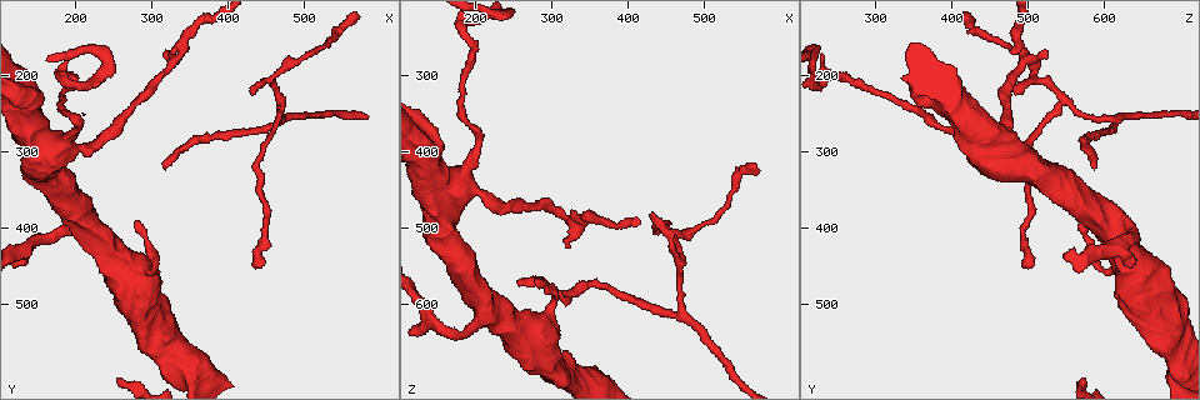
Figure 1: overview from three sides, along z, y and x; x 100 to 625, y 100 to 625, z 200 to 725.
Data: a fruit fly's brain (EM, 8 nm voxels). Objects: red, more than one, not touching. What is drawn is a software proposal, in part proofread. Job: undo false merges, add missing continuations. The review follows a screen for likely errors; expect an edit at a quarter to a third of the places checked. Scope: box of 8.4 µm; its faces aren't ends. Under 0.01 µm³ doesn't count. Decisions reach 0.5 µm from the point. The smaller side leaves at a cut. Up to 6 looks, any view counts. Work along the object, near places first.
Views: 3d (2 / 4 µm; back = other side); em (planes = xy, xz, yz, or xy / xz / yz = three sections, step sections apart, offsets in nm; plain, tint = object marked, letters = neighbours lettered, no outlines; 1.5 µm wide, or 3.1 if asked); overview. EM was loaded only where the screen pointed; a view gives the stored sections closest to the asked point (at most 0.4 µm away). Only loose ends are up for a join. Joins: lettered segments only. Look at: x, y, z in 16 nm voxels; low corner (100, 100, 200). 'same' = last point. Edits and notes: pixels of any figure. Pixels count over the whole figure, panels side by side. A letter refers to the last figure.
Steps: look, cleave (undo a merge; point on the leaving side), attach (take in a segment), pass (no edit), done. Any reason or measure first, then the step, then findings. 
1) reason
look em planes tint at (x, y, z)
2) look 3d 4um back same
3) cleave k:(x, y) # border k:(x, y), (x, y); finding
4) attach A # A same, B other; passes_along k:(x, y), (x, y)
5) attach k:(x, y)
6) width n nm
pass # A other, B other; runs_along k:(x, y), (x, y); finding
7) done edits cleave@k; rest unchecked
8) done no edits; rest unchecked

calibre changes
look em xz step 8 tint at (190, 300, 450)

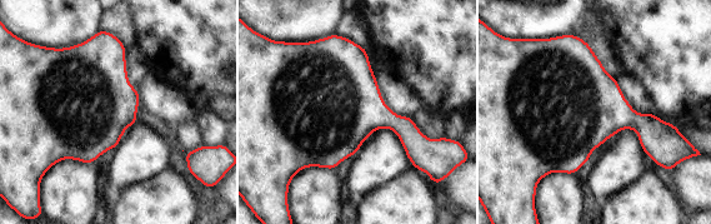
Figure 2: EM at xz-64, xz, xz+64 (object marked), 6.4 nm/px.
cut it another way
look em planes letters same

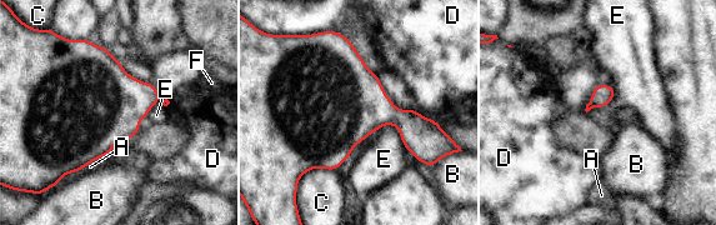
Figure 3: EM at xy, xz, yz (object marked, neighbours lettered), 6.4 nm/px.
longest_contact E 240 nm
pass # A other, B other, C other, D other, E other, F other; border 3:(375, 131), (394, 125), (406, 149); continuous, no second neuron

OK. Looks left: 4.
thin end
look em planes plain at (320, 175, 525)

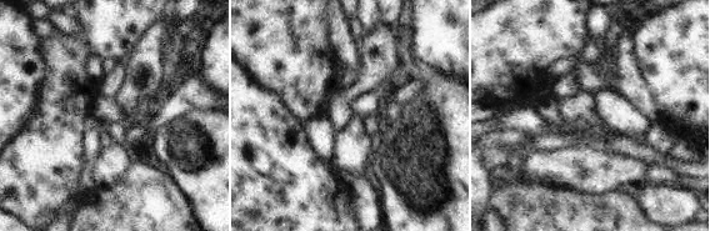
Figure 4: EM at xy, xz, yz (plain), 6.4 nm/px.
look em planes tint same

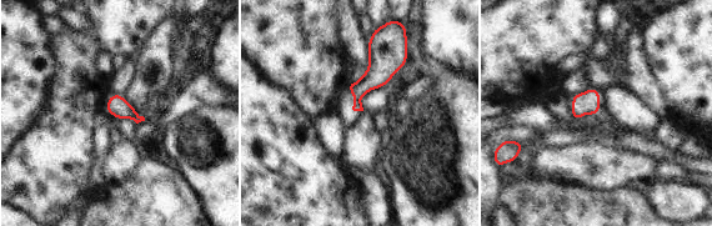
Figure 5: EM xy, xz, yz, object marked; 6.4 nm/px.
look em planes letters same

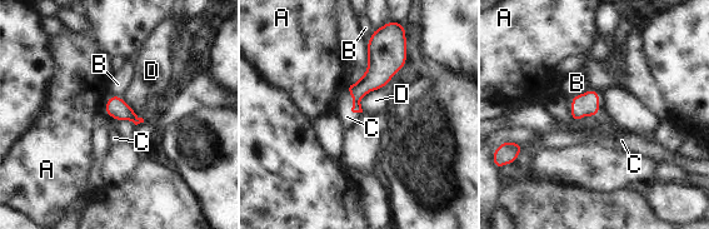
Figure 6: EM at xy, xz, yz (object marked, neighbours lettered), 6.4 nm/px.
attach 6:(622, 140) # A other, B other, C same, D other; the neuron continues

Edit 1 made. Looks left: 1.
sharp bend
look em planes letters at (460, 200, 505)

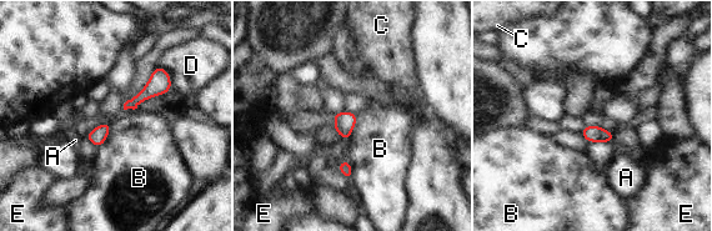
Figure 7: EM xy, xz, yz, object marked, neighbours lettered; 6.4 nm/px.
pass # A other, B other, C other, D other, E other; border 7:(110, 121), (110, 132), (98, 147); all the same neuron

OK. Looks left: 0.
done edits attach@6; rest unchecked

